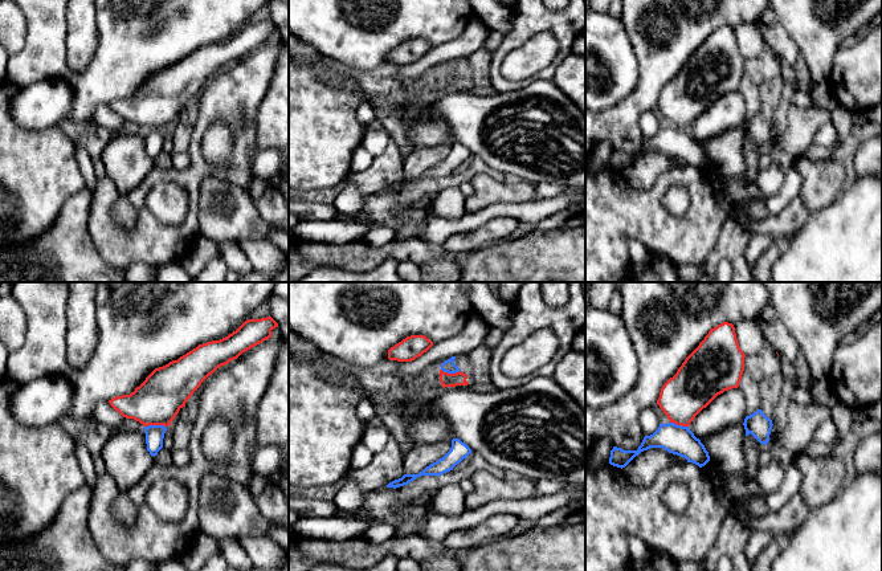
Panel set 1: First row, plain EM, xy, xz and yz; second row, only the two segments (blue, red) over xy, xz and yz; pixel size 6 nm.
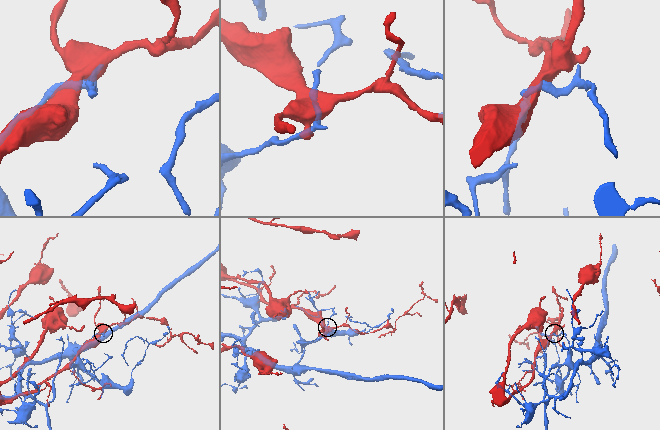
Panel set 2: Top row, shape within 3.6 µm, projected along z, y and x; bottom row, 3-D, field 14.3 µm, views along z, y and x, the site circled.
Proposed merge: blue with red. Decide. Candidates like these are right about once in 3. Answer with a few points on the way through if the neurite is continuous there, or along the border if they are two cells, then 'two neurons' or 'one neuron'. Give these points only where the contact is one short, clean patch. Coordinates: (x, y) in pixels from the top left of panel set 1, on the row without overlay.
along xy (164, 129), (145, 130) | two neurons

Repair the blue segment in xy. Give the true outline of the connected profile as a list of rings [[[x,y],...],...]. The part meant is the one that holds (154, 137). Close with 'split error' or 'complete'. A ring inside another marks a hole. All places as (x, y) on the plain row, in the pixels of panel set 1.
[[[164,129],[144,130],[147,154],[151,159],[156,159],[163,151],[163,142],[167,131]]]; complete

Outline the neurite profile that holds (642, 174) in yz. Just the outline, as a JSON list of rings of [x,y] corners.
[[[650,151],[636,159],[624,172],[628,183],[637,189],[649,189],[658,178],[677,168],[663,151]]]

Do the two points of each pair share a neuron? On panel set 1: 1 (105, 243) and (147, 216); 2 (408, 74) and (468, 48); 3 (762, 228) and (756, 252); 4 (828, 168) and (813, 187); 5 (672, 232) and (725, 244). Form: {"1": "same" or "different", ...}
{"1": "same", "2": "same", "3": "different", "4": "same", "5": "different"}

